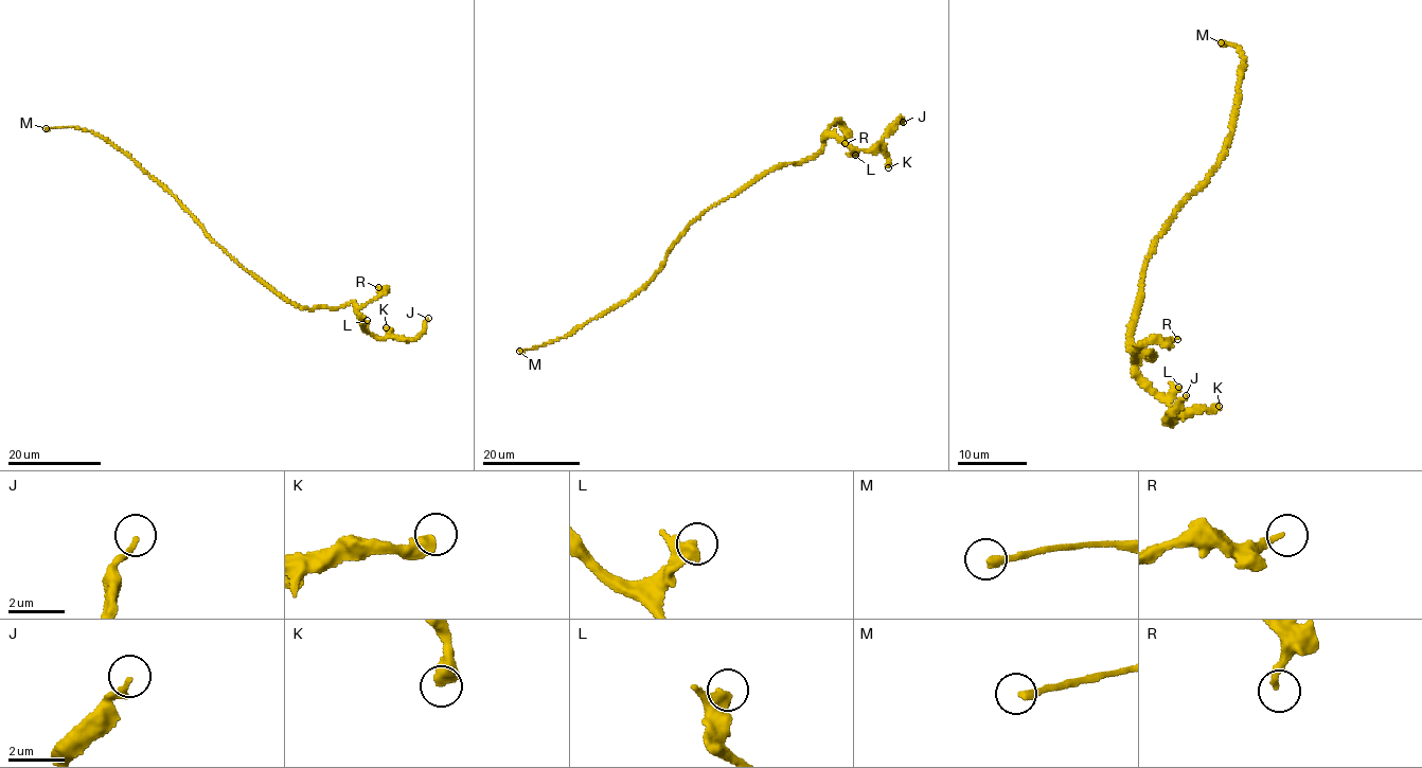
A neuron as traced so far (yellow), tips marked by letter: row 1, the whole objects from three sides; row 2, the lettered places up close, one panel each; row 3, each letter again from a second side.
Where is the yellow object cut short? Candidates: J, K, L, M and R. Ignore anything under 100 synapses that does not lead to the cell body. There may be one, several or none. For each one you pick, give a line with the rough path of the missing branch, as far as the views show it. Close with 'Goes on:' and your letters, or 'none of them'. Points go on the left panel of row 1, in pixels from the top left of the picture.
Goes on: M

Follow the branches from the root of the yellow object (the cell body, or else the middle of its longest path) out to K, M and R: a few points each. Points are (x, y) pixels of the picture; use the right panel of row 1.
K: (1145, 270), (1131, 341), (1134, 351), (1154, 358), (1145, 353), (1137, 378), (1166, 398), (1178, 416), (1219, 406)
M: (1145, 270), (1157, 237), (1181, 204), (1207, 183), (1224, 154), (1240, 95), (1244, 60), (1236, 45), (1221, 42)
R: (1145, 270), (1131, 341), (1134, 351), (1154, 358), (1150, 353), (1135, 358), (1142, 344), (1177, 339)

